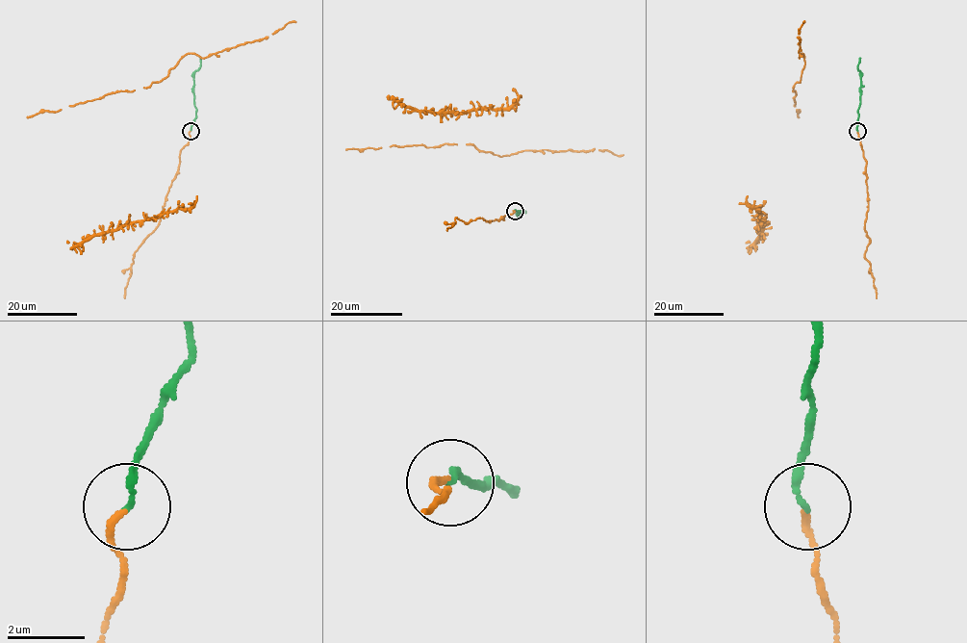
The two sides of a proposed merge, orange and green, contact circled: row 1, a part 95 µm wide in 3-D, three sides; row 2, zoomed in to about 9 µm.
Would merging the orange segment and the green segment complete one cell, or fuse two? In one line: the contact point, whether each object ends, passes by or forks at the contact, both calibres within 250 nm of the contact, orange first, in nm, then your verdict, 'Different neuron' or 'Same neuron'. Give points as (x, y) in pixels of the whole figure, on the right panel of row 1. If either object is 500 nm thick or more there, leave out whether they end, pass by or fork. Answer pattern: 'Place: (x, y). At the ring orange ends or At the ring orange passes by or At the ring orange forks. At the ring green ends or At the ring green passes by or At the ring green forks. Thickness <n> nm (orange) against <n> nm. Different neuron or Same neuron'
Place: (857, 131). At the ring orange ends. At the ring green ends. Thickness 170 nm (orange) against 180 nm. Same neuron

